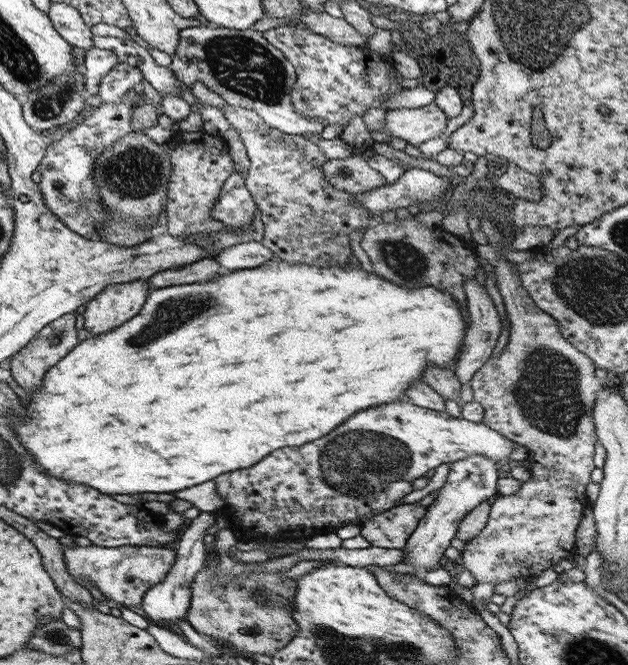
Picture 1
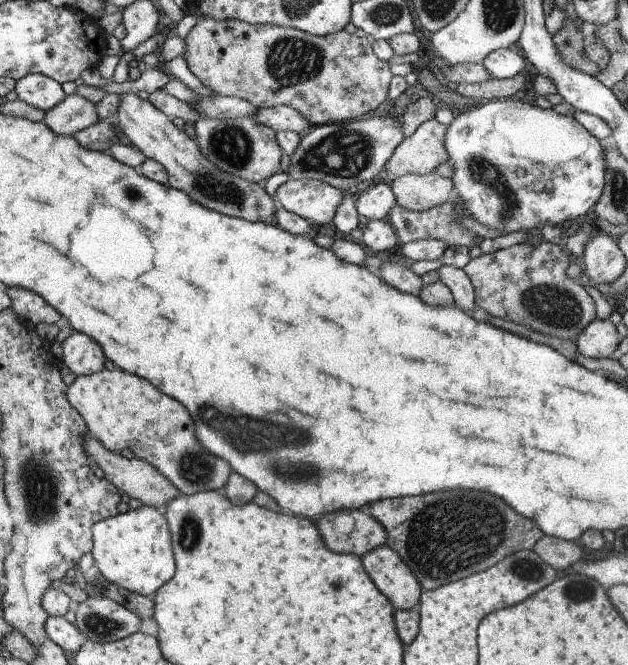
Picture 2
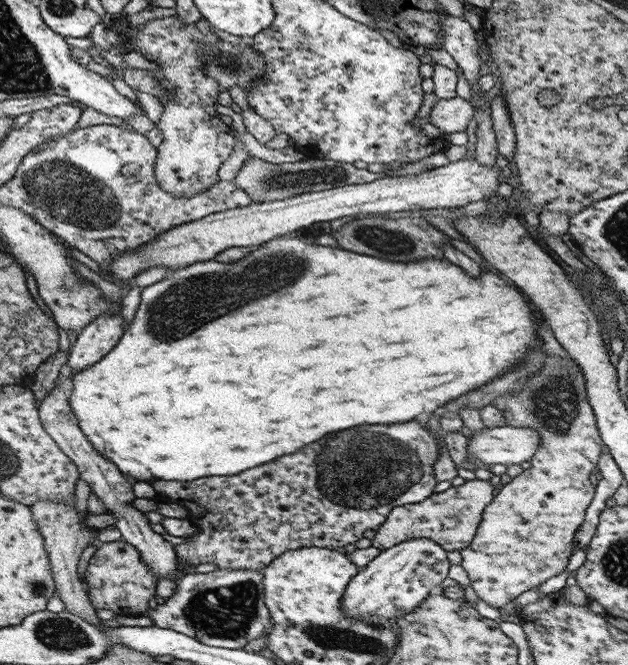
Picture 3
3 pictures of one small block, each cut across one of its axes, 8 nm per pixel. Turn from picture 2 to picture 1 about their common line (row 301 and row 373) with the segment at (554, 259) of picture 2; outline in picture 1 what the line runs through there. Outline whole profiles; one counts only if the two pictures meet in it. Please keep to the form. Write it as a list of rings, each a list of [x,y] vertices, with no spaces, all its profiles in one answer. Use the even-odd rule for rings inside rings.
[[[497,260],[495,274],[504,311],[510,322],[507,343],[497,354],[490,356],[469,380],[473,401],[483,408],[481,423],[528,449],[527,470],[531,479],[522,483],[512,496],[497,495],[490,501],[490,513],[485,527],[477,536],[465,541],[460,552],[459,564],[467,569],[477,583],[492,583],[494,586],[509,581],[510,577],[526,576],[532,579],[545,568],[553,567],[560,560],[574,555],[575,531],[586,505],[585,485],[590,482],[593,465],[593,446],[597,438],[592,410],[595,391],[604,381],[593,375],[593,362],[571,346],[561,334],[556,320],[539,310],[521,286],[515,264]]]

